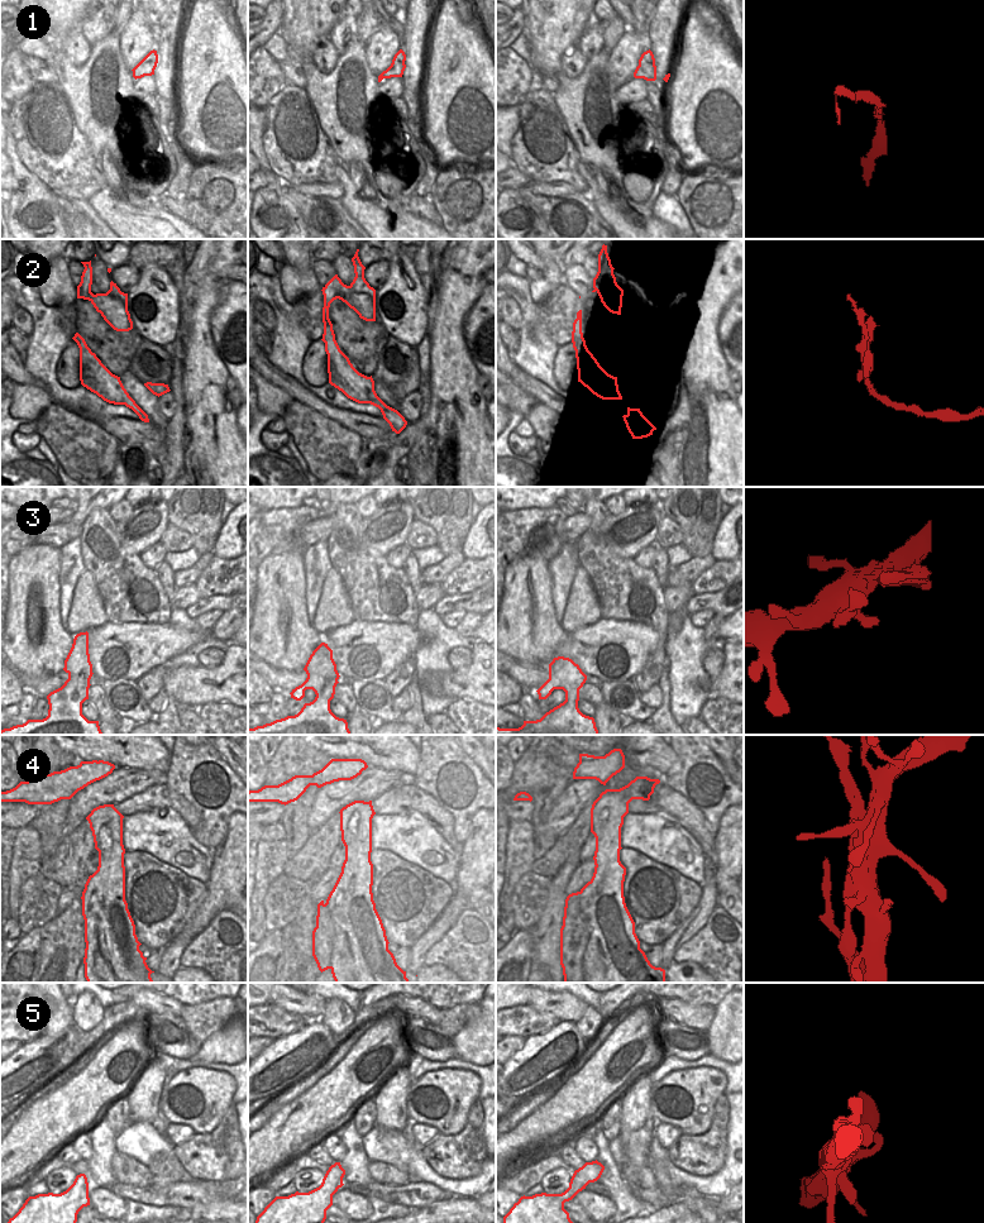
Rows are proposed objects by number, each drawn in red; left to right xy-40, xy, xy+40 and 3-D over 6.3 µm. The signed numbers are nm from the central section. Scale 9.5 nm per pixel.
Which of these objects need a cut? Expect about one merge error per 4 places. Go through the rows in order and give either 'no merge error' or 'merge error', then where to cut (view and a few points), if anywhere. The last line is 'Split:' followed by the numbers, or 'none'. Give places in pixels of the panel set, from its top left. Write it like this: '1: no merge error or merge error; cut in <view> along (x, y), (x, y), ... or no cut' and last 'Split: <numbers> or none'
1: no merge error; no cut
2: merge error; cut in xy along (352, 287), (348, 295), (338, 295), (335, 297)
3: no merge error; no cut
4: merge error; cut in xy+40 along (579, 892), (579, 908), (590, 932), (583, 963), (584, 982)
5: no merge error; no cut
Split: 2, 4

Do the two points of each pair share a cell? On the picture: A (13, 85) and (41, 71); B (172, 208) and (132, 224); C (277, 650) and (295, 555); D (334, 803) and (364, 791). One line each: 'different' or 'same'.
A: different
B: different
C: same
D: same

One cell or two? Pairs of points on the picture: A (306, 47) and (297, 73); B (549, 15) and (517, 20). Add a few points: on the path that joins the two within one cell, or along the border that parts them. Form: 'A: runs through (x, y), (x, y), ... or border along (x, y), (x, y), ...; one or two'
A: border along (289, 60), (300, 68); two
B: border along (524, 13), (524, 29), (521, 32); two

